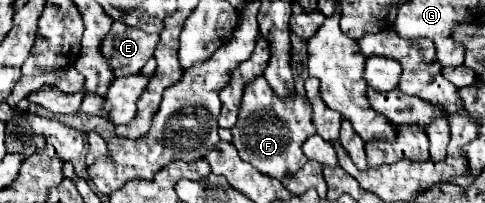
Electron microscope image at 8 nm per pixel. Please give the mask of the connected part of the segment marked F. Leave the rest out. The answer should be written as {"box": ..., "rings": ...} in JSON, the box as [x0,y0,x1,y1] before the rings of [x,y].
{"box":[232,76,316,180],"rings":[[[264,76],[248,84],[240,106],[240,120],[236,122],[236,128],[232,128],[232,144],[244,162],[250,162],[272,178],[284,180],[308,162],[302,144],[312,134],[316,134],[316,126],[312,122],[312,106],[308,100],[300,96],[296,96],[296,100],[276,100]]]}

